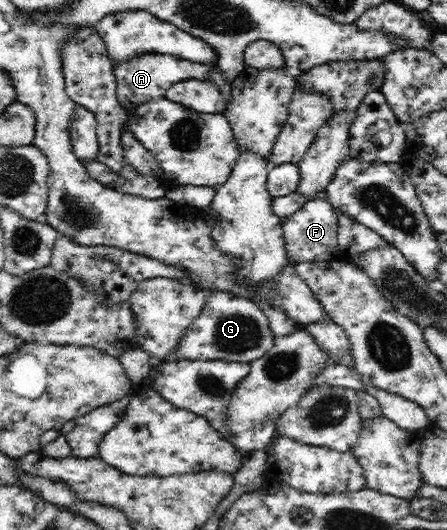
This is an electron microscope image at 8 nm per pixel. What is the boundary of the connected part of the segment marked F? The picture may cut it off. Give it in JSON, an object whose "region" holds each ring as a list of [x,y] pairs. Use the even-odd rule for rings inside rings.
{"region":[[[326,197],[308,202],[294,214],[282,218],[283,237],[288,262],[332,261],[343,257],[337,243],[335,208]]]}

